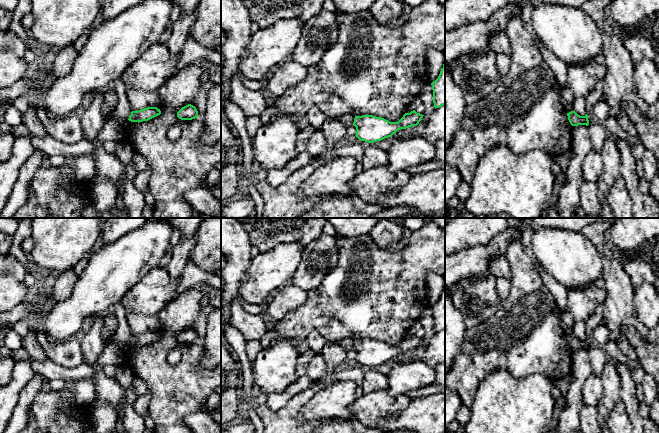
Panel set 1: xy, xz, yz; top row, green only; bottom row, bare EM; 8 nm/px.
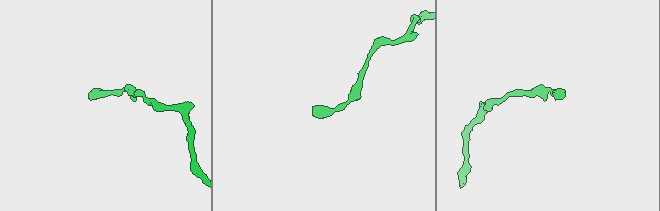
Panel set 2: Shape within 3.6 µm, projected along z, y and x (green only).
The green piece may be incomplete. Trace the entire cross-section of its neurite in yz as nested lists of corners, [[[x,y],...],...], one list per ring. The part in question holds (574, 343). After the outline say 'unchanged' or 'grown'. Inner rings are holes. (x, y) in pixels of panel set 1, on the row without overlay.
[[[575,335],[567,337],[568,344],[572,350],[589,349],[588,339],[580,340]]]; unchanged

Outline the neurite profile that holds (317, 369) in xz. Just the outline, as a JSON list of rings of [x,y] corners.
[[[316,354],[308,365],[307,376],[313,381],[318,381],[325,377],[328,372],[325,358],[322,354]]]

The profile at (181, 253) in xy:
[[[196,234],[190,238],[180,239],[179,243],[174,247],[171,261],[167,266],[170,277],[176,280],[181,277],[183,270],[190,258],[190,254],[197,240]]]

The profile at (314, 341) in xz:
[[[312,331],[306,338],[308,348],[313,350],[315,354],[321,354],[327,341],[317,331]]]

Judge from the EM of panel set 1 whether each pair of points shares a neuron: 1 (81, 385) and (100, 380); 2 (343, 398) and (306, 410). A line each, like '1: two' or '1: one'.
1: two
2: one

